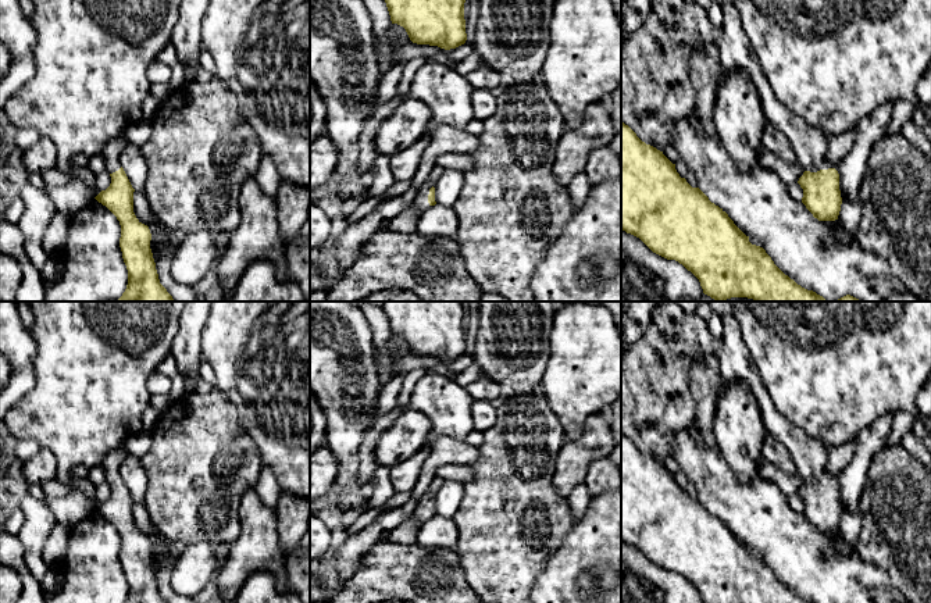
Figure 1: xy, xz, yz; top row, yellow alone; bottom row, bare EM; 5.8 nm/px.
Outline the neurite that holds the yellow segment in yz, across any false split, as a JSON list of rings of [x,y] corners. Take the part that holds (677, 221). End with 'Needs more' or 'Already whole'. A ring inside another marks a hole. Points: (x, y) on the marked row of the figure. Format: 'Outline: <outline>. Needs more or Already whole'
Outline: [[[621,122],[621,229],[639,238],[653,253],[675,260],[691,271],[700,282],[703,293],[716,302],[731,297],[748,297],[755,302],[860,302],[846,295],[838,300],[825,300],[813,290],[807,290],[785,275],[760,246],[752,245],[728,217],[711,203],[699,189],[681,178],[663,151],[642,142],[636,133]]]. Already whole

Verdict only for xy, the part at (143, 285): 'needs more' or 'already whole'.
needs more

